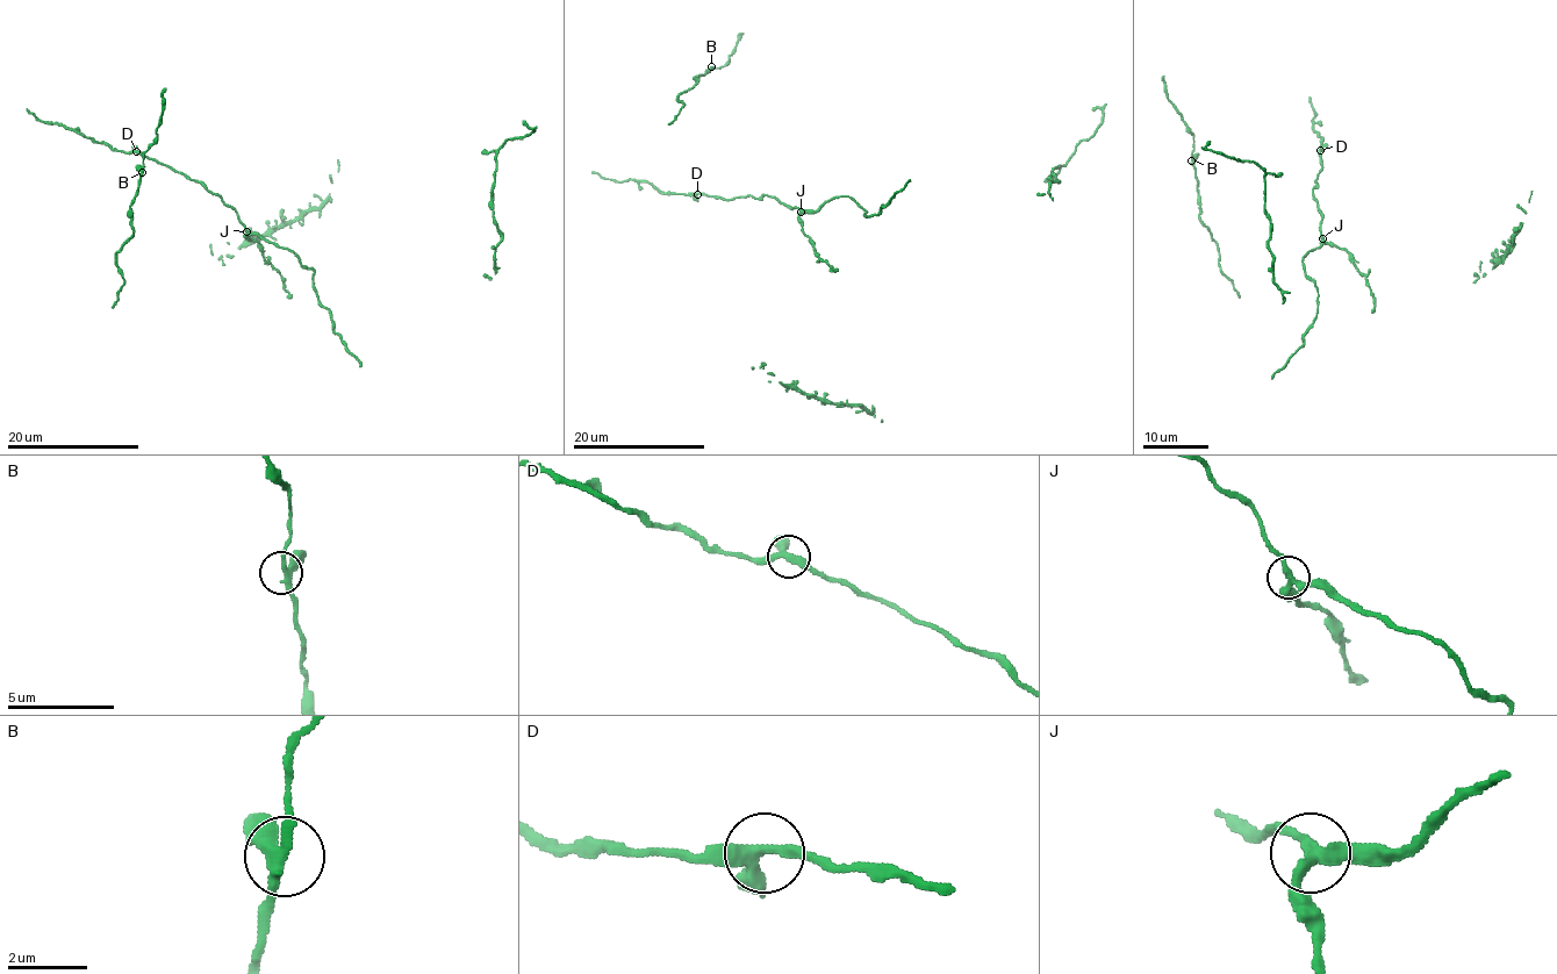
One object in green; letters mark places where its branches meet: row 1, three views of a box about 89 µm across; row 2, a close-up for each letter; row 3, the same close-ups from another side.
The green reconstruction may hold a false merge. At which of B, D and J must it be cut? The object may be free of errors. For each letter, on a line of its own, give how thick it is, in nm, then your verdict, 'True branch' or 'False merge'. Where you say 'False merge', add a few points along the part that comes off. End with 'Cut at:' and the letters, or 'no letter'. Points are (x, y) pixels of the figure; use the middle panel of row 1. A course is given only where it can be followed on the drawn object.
B: Thickness 280 nm. True branch
D: Thickness 300 nm. True branch
J: Thickness 280 nm. False merge. Course of the part to remove: (801, 210), (798, 219), (804, 233), (831, 270), (837, 269)
Cut at: J

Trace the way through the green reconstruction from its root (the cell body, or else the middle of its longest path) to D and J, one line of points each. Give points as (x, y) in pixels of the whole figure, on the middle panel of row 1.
D: (860, 207), (847, 197), (836, 195), (811, 212), (784, 205), (775, 197), (731, 199), (697, 194)
J: (860, 207), (848, 197), (836, 195), (815, 212), (801, 210)

